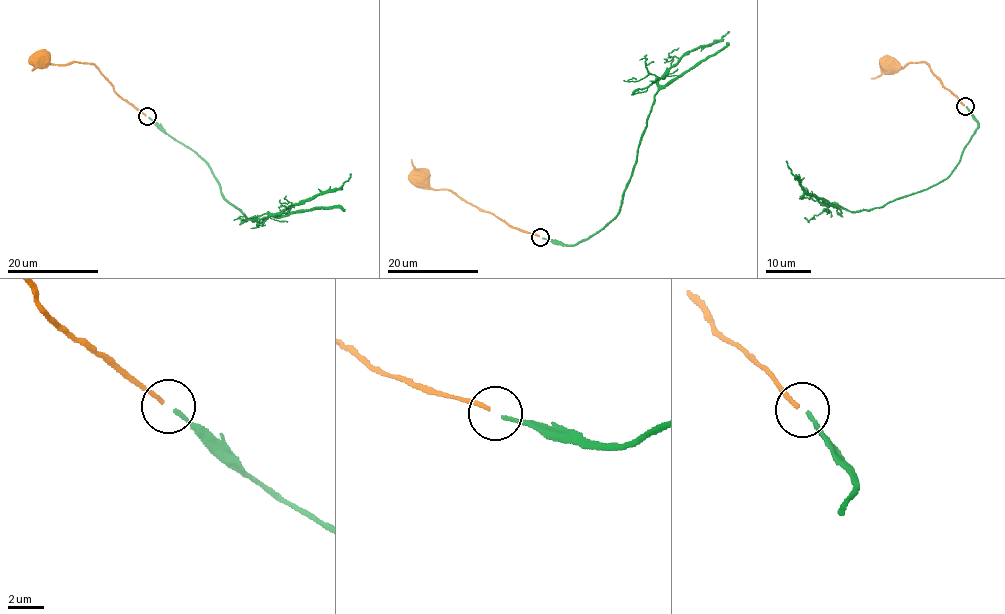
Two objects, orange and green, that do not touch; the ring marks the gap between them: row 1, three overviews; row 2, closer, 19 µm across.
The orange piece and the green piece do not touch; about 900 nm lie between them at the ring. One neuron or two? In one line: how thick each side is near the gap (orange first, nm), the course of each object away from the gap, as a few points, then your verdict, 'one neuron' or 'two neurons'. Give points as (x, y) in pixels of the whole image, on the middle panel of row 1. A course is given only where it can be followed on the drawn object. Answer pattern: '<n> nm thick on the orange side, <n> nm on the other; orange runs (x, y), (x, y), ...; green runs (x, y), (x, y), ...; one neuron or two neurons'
240 nm thick on the orange side, 240 nm on the other; orange runs (539, 237), (512, 228), (448, 190), (432, 189), (428, 177), (419, 172); green runs (542, 238), (576, 245), (618, 214), (658, 81), (691, 51), (719, 40), (729, 31); one neuron

